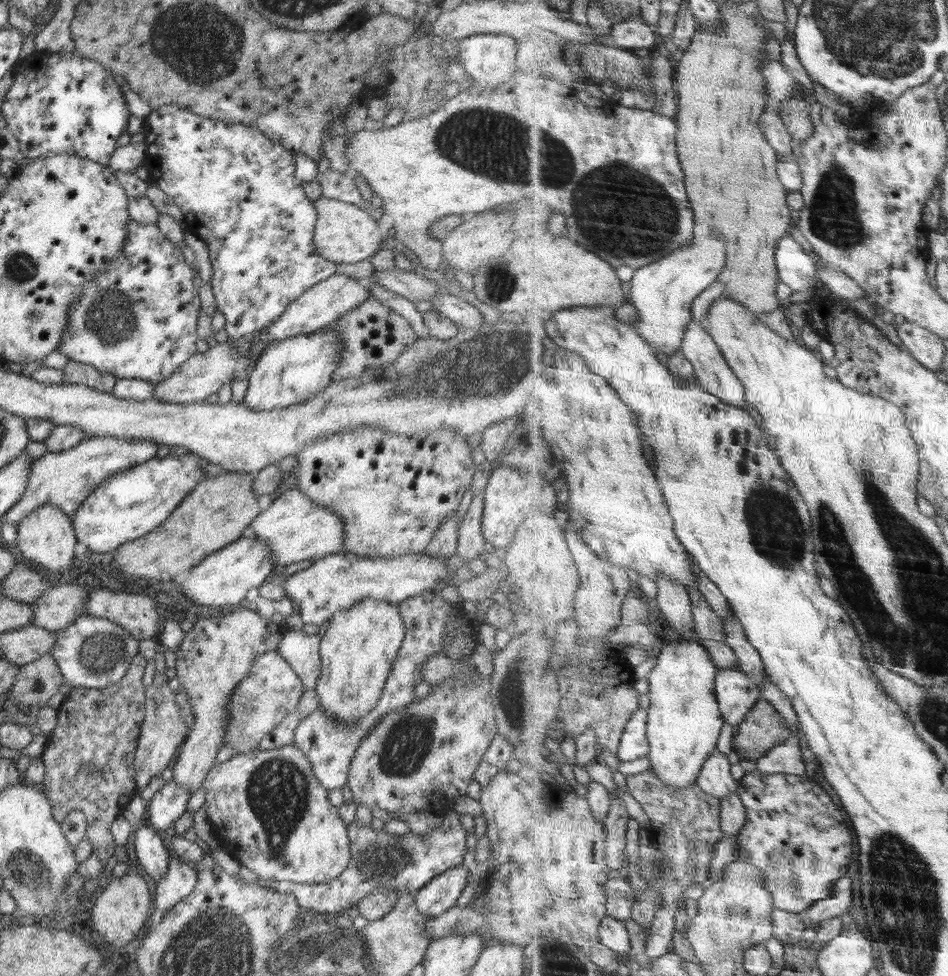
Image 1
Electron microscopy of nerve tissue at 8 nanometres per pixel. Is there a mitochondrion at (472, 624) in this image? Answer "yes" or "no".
no

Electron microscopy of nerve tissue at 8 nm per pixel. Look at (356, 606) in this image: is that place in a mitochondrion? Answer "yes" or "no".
no

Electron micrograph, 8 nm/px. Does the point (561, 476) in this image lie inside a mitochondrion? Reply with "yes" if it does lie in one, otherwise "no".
no

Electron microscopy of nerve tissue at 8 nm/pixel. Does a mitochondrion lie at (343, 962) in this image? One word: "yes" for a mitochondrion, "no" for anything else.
yes

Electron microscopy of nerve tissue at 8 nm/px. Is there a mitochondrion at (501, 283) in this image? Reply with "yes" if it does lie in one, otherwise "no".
yes

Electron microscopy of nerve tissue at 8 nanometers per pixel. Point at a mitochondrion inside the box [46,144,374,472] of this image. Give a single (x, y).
(112, 320)

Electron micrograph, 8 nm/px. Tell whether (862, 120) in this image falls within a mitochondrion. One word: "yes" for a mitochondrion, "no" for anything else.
no

